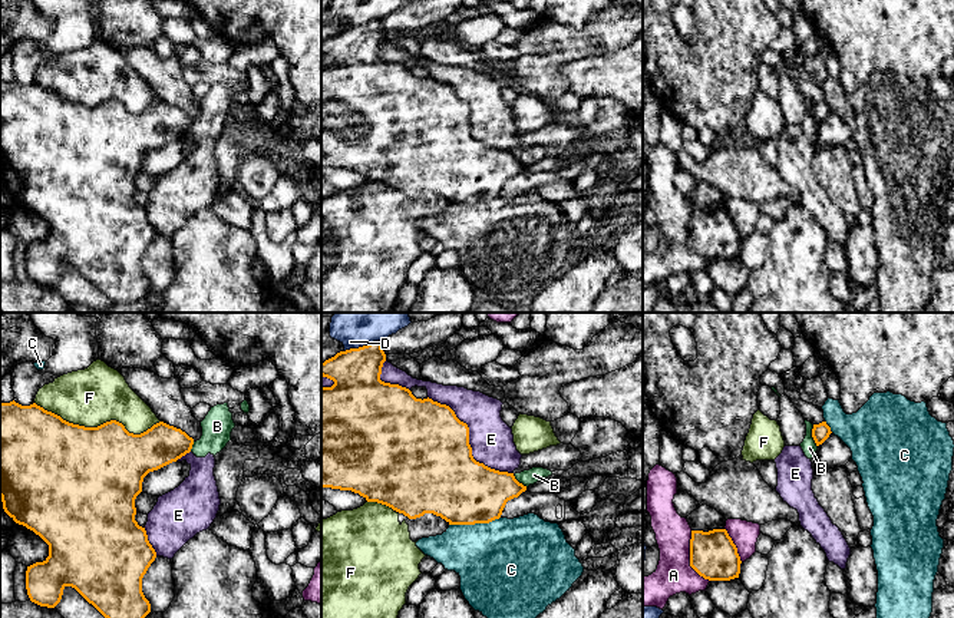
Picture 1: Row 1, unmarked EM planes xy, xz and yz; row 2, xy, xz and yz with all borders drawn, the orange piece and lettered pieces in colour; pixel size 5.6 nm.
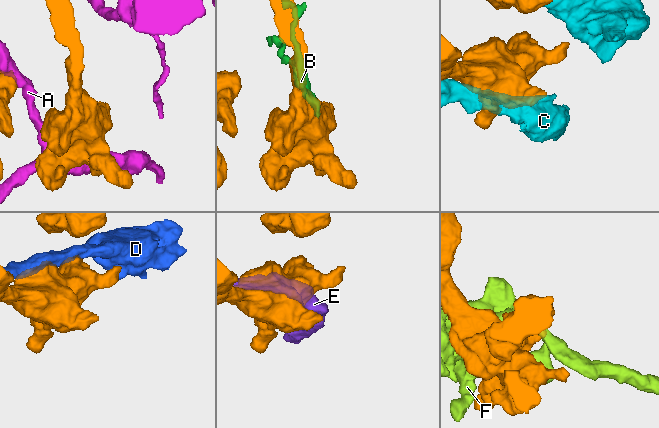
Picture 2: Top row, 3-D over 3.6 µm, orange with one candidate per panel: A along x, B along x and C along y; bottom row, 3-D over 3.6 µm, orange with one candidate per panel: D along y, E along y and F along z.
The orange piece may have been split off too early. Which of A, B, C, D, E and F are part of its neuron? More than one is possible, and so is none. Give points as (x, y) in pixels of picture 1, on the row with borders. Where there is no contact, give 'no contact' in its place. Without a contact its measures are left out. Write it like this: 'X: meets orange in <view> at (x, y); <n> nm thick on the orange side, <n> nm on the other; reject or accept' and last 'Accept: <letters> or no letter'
A: meets orange in yz at (690, 558); 260 nm thick on the orange side, 200 nm on the other; reject
B: meets orange in yz at (812, 436); 100 nm thick on the orange side, 90 nm on the other; reject
C: meets orange in xz at (474, 524); 380 nm thick on the orange side, 440 nm on the other; reject
D: meets orange in xz at (363, 346); 280 nm thick on the orange side, 340 nm on the other; reject
E: meets orange in xz at (468, 440); 500 nm thick on the orange side, 240 nm on the other; reject
F: meets orange in xy at (98, 426); 500 nm thick on the orange side, 320 nm on the other; reject
Accept: no letter

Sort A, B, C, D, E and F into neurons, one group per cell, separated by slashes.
A / B E / C / D / F

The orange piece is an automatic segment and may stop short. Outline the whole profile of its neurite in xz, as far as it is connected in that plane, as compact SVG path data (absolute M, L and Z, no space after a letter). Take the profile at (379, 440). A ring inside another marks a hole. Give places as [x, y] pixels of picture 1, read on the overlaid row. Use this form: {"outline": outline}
{"outline": "M373 341L359 348L340 351L321 363L321 376L334 381L331 387L321 387L321 488L351 490L363 496L367 502L386 505L409 519L420 518L425 513L440 516L449 525L489 523L499 519L506 502L518 498L526 490L526 486L519 483L514 473L491 469L473 459L472 447L469 445L469 427L456 417L449 406L433 401L429 397L423 400L416 399L409 389L382 381L380 374L384 361L386 354L382 348L382 341Z"}

